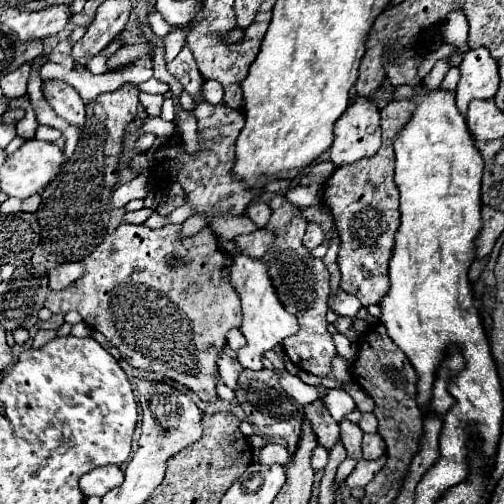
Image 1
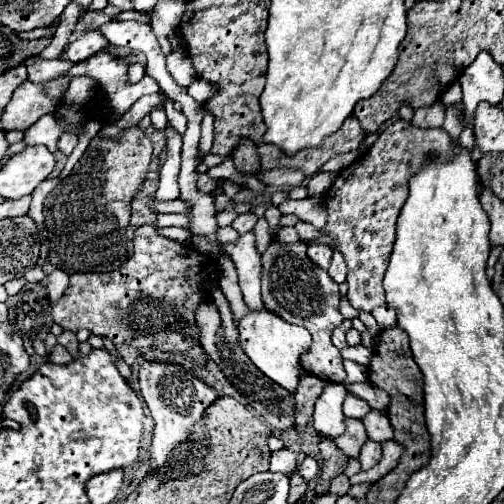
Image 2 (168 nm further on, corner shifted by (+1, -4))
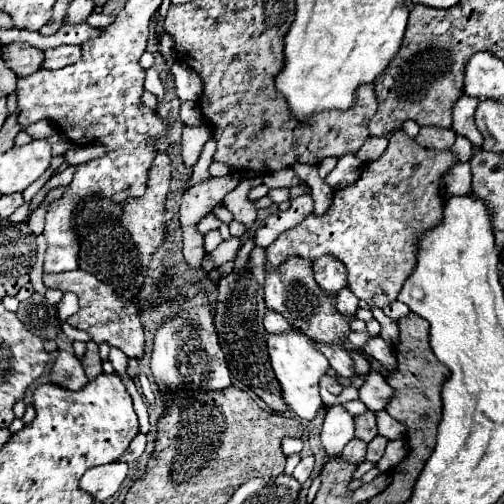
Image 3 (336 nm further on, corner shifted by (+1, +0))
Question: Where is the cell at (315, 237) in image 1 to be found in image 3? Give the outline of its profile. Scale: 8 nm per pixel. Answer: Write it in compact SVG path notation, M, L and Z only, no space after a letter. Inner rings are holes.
M324 256L318 260L318 264L314 264L314 278L328 296L338 296L338 292L348 284L346 268L342 268L342 262L334 260L332 256Z

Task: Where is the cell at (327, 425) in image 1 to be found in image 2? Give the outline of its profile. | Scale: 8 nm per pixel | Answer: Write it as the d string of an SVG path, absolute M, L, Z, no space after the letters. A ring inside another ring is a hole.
M322 436L320 440L320 452L322 452L322 474L316 486L316 494L326 494L326 488L330 484L330 480L338 474L344 472L346 464L348 464L348 456L334 444L332 438Z

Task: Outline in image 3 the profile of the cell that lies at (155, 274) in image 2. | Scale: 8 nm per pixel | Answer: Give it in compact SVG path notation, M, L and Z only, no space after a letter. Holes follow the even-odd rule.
M86 270L62 272L62 274L44 274L46 288L58 288L62 292L74 292L80 300L80 310L70 316L66 322L78 330L86 330L94 342L106 342L108 346L120 348L126 356L136 356L136 330L142 328L140 324L140 310L138 304L122 304L120 296L108 286L96 280Z

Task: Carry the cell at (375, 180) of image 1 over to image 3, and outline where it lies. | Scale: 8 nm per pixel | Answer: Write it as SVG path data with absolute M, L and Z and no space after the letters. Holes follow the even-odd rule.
M402 130L390 134L390 144L384 150L384 154L368 162L362 170L362 176L358 182L344 190L336 190L330 210L324 216L308 216L302 224L298 224L292 230L286 230L278 236L274 244L266 248L266 270L278 270L284 260L290 256L298 256L308 260L310 264L320 256L334 256L338 258L346 270L348 270L348 286L354 296L368 302L372 308L384 308L386 304L394 302L406 282L406 278L412 274L416 266L416 254L418 254L418 240L424 232L432 230L444 220L442 210L442 198L440 198L440 180L446 174L448 168L456 164L456 158L450 150L436 152L426 150L416 140L408 138Z

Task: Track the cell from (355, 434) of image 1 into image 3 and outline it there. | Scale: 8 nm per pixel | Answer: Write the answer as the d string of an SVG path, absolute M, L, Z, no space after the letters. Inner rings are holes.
M366 412L362 416L356 416L354 418L354 424L356 424L356 438L364 440L364 442L370 442L372 438L378 436L378 428L376 428L376 414L374 412Z

